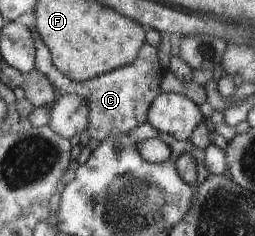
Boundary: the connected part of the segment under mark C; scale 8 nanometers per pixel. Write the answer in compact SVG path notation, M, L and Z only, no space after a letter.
M33 23L28 30L35 41L34 68L47 77L58 95L79 95L79 97L83 97L87 109L90 109L86 128L92 144L103 141L109 135L127 133L133 127L145 122L146 109L149 107L149 103L159 95L159 82L162 78L161 74L164 72L159 67L156 47L145 42L131 63L121 65L121 67L111 69L107 73L101 73L101 75L85 81L71 81L69 77L65 77L61 71L57 71L57 68L53 67L48 49L41 41L41 37L37 36Z

